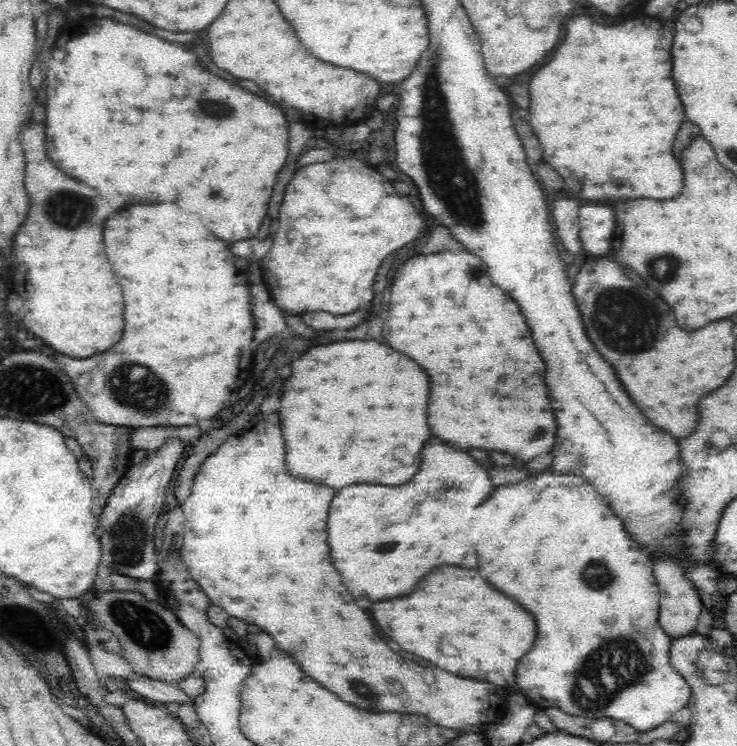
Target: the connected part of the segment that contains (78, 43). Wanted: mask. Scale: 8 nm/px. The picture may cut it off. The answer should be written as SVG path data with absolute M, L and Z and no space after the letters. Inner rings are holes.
M112 18L92 20L92 24L88 28L84 28L78 36L70 36L70 38L60 36L58 42L50 48L50 54L46 54L43 58L40 68L42 68L42 76L44 76L41 84L44 85L44 92L46 92L46 120L44 120L46 122L46 158L59 170L62 170L66 176L70 176L72 180L86 180L98 188L98 194L102 196L102 200L96 200L96 196L92 198L94 212L96 212L96 208L100 208L100 206L96 206L98 202L102 206L114 204L114 208L117 209L123 203L152 204L152 200L160 200L160 202L172 200L176 204L184 204L184 208L188 212L192 212L192 210L198 212L204 226L224 242L234 242L234 240L256 236L258 224L266 214L266 206L268 206L268 200L270 200L270 194L272 194L272 188L276 182L276 174L286 160L288 122L280 108L272 106L270 102L266 102L260 96L254 96L252 92L238 88L236 84L220 78L216 74L210 74L200 64L196 52L184 50L176 42L168 42L164 38L158 38L156 34L148 34L144 30L138 30L130 24L116 22Z

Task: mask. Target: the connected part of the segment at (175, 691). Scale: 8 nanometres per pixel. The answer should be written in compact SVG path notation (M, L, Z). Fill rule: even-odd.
M135 673L134 678L124 677L122 680L132 691L138 692L146 699L155 700L157 704L162 706L172 707L174 704L184 701L192 703L192 698L182 692L176 684L152 679L152 675Z

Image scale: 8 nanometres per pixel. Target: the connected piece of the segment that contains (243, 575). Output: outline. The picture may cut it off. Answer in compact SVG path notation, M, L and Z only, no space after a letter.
M278 412L258 414L258 422L252 422L254 420L202 460L194 474L191 494L182 506L186 522L181 560L193 581L208 595L209 602L224 608L229 616L238 616L244 623L256 624L266 630L278 648L298 654L294 658L308 676L316 678L322 686L328 686L350 704L380 712L420 712L428 714L436 724L456 730L479 730L484 723L499 719L506 707L504 688L460 678L440 668L418 666L392 652L376 634L374 622L356 606L354 596L344 588L330 558L326 522L336 490L300 480L284 468L286 446Z

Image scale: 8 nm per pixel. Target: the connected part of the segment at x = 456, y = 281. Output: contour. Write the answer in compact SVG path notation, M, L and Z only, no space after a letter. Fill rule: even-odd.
M442 252L408 260L392 284L384 338L392 348L408 354L432 376L428 422L434 436L456 448L478 446L500 450L522 460L542 458L552 450L556 424L542 382L544 364L518 306L490 282L488 268L478 256L470 252Z

